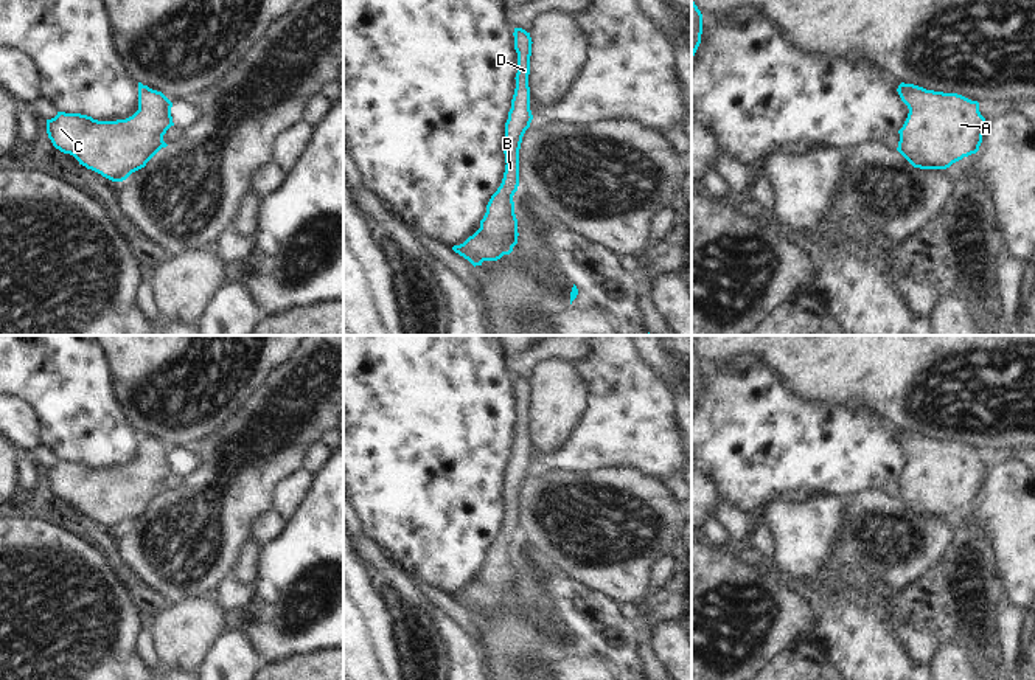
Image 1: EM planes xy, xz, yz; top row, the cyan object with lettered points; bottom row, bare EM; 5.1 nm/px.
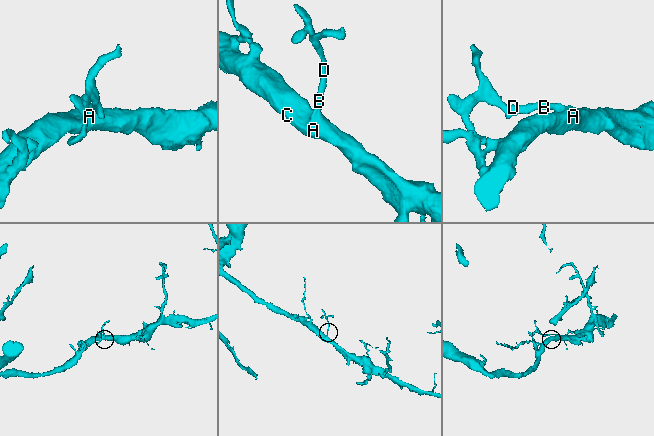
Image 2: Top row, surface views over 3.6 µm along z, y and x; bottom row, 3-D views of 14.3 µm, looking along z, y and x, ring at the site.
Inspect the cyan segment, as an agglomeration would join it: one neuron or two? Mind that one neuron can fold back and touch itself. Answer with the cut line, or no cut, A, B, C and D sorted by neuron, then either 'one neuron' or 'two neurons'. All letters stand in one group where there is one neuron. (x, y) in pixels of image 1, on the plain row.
no cut; A B C D; one neuron

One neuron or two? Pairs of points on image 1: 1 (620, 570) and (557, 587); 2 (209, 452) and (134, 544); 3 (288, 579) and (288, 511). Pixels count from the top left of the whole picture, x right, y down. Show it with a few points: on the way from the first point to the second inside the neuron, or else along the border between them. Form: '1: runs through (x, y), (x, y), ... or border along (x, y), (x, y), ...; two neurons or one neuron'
1: border along (560, 570), (614, 598); two neurons
2: runs through (209, 478), (201, 492), (160, 534); one neuron
3: border along (310, 489), (303, 505), (289, 522); two neurons

